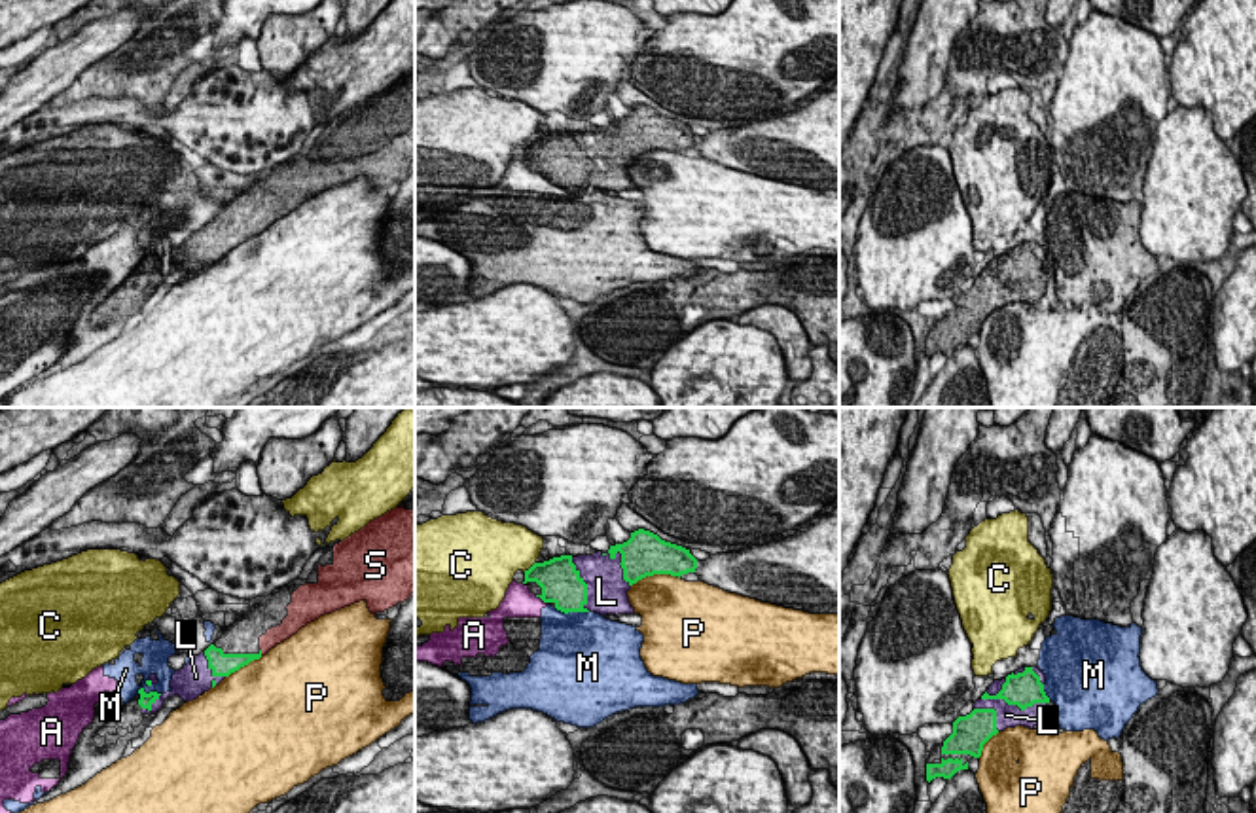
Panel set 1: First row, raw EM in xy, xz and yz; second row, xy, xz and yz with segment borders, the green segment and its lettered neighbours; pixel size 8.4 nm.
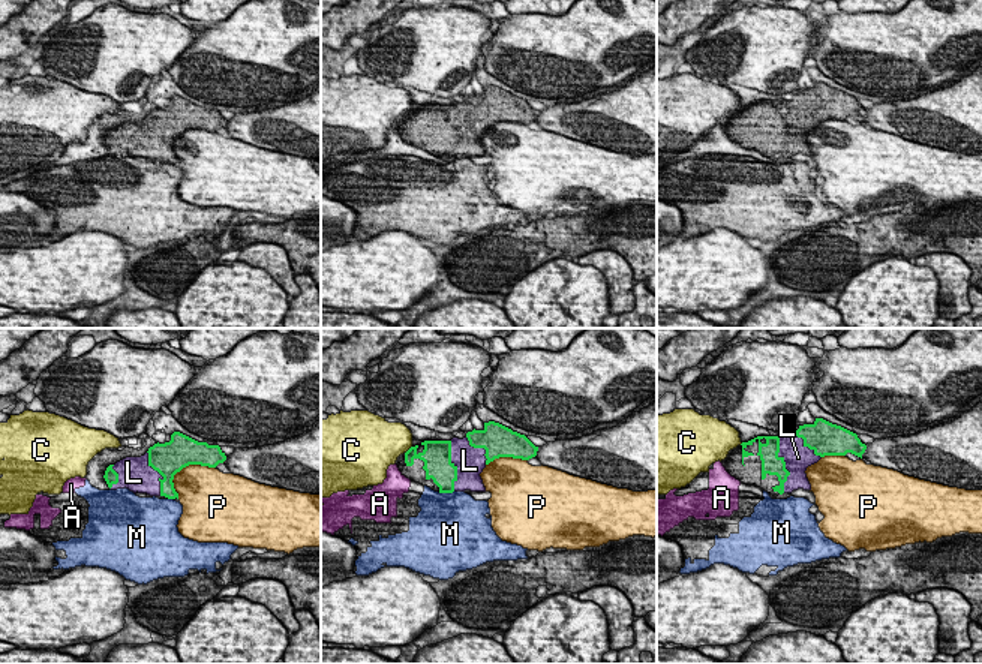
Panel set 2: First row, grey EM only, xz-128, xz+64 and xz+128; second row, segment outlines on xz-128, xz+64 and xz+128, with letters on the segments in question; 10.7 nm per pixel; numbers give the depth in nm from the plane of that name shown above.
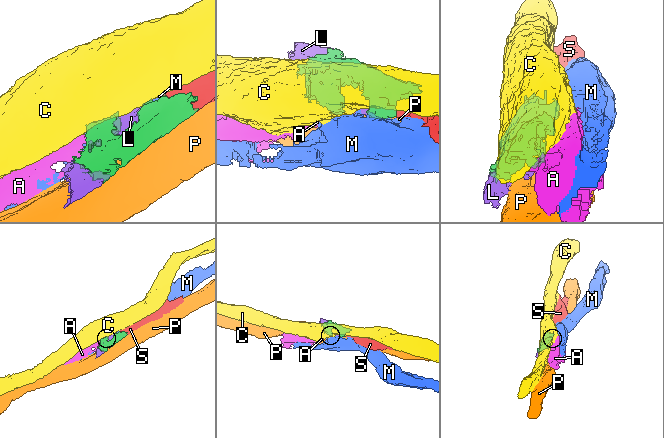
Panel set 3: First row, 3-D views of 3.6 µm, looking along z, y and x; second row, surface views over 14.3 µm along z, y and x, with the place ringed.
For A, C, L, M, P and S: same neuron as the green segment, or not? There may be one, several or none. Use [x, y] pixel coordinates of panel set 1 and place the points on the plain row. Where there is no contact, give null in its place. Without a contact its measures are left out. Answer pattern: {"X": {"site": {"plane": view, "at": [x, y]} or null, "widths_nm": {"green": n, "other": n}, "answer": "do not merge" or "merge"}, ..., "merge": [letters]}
{"A": {"site": {"plane": "xz", "at": [540, 173]}, "widths_nm": {"green": 340, "other": 260}, "answer": "do not merge"}, "C": {"site": {"plane": "xz", "at": [531, 143]}, "widths_nm": {"green": 320, "other": 420}, "answer": "do not merge"}, "L": {"site": {"plane": "yz", "at": [1014, 279]}, "widths_nm": {"green": 280, "other": 190}, "answer": "merge"}, "M": {"site": {"plane": "xz", "at": [571, 186]}, "widths_nm": {"green": 340, "other": 480}, "answer": "do not merge"}, "P": {"site": {"plane": "xz", "at": [654, 148]}, "widths_nm": {"green": 380, "other": 440}, "answer": "do not merge"}, "S": {"site": {"plane": "xy", "at": [260, 228]}, "widths_nm": {"green": 160, "other": 160}, "answer": "merge"}, "merge": ["L", "S"]}

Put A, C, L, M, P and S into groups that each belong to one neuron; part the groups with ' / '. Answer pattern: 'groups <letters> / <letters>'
groups A M / C / L S / P

